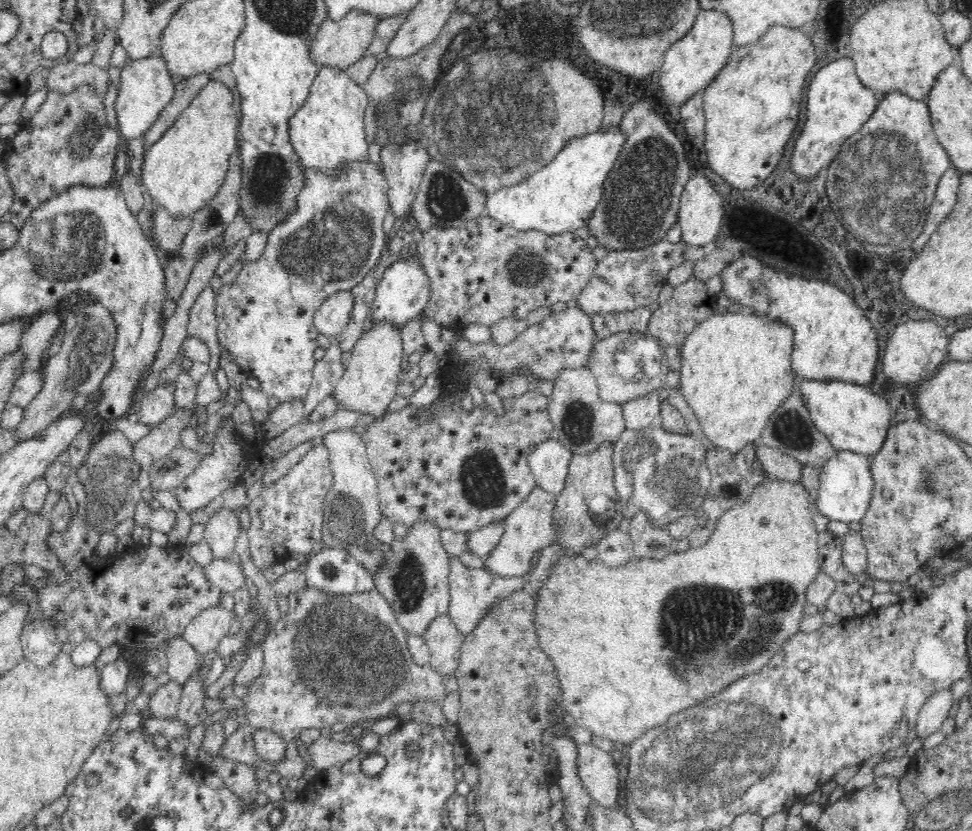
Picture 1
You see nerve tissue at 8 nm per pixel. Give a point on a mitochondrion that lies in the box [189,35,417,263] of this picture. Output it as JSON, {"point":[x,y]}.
{"point":[271,180]}

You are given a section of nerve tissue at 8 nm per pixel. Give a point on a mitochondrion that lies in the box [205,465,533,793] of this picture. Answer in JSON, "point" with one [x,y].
{"point":[363,667]}

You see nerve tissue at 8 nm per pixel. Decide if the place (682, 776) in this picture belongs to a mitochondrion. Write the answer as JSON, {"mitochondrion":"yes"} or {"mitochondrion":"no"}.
{"mitochondrion":"yes"}

